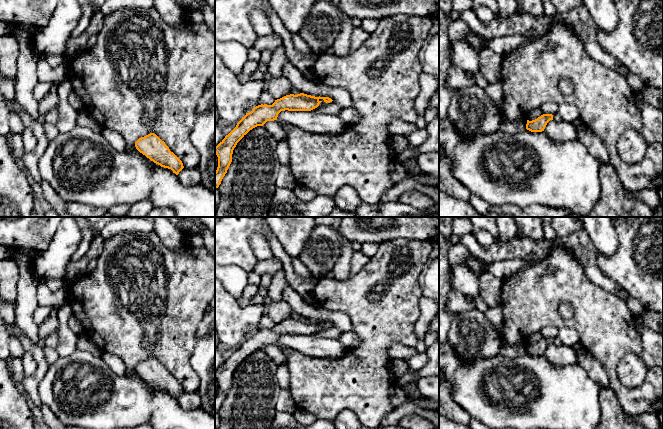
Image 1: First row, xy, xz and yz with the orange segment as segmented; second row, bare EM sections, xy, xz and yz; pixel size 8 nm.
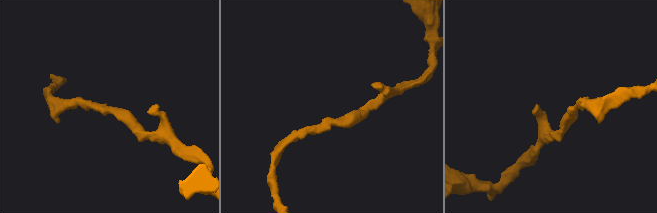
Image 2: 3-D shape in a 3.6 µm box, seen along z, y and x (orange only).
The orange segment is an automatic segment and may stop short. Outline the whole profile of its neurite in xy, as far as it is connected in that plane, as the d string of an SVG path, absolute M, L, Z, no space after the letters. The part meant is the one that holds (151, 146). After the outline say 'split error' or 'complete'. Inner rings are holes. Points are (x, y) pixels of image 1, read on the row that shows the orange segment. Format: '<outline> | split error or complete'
M150 133L135 142L136 149L161 167L171 169L176 175L184 168L182 161L156 134Z | complete

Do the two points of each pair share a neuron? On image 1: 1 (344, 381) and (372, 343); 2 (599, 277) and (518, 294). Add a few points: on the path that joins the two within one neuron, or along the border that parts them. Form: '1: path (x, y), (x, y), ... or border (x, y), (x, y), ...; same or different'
1: path (353, 372), (372, 352); same
2: border (577, 259), (584, 273), (595, 284), (610, 292); different

